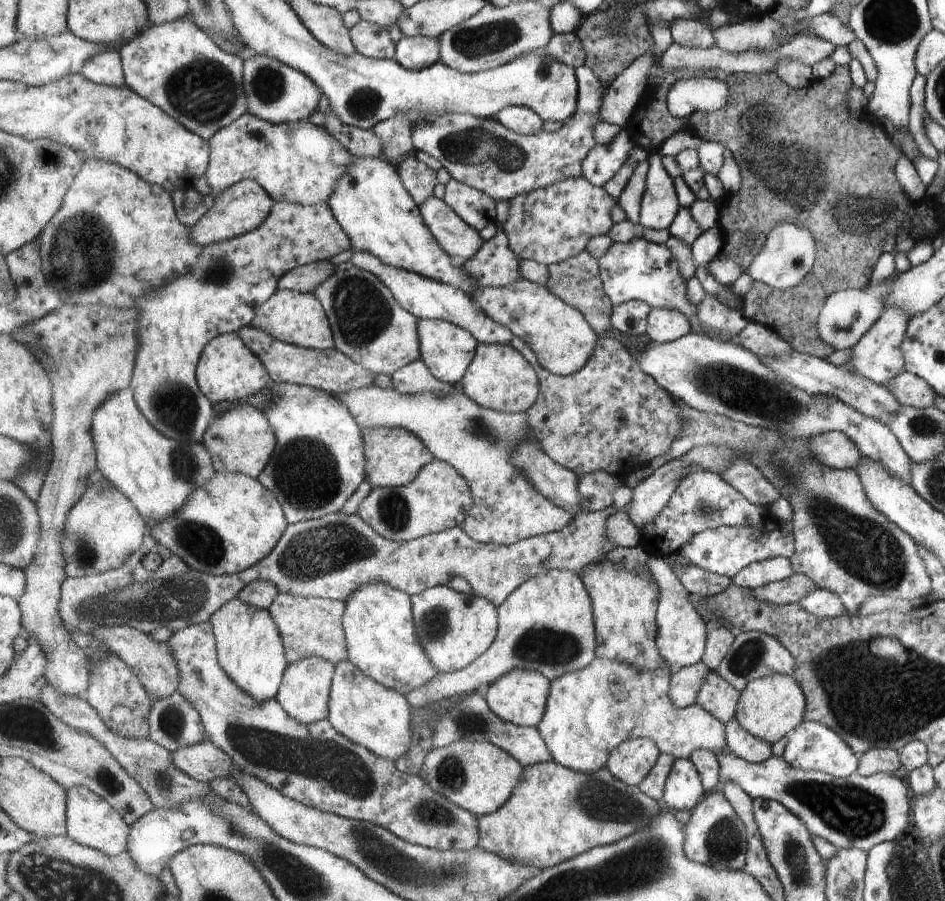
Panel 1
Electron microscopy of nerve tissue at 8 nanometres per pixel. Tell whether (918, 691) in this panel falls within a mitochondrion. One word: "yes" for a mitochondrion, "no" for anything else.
yes

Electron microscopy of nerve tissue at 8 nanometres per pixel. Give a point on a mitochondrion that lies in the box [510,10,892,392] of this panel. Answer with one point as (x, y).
(761, 131)

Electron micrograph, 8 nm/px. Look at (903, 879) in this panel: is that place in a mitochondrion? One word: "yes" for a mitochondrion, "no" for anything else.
no

